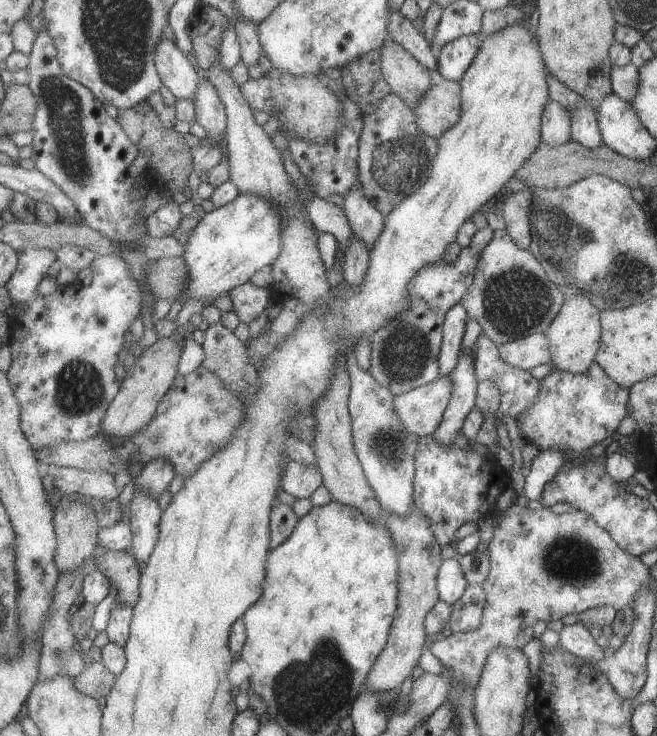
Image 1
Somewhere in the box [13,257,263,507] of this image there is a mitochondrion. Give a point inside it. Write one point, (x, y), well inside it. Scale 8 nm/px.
(79, 386)

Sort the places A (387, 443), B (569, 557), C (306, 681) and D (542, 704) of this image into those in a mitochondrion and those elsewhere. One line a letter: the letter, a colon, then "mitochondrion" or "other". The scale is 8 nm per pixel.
A: mitochondrion
B: mitochondrion
C: mitochondrion
D: other

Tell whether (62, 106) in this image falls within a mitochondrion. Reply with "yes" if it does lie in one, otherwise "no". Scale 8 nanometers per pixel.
yes

